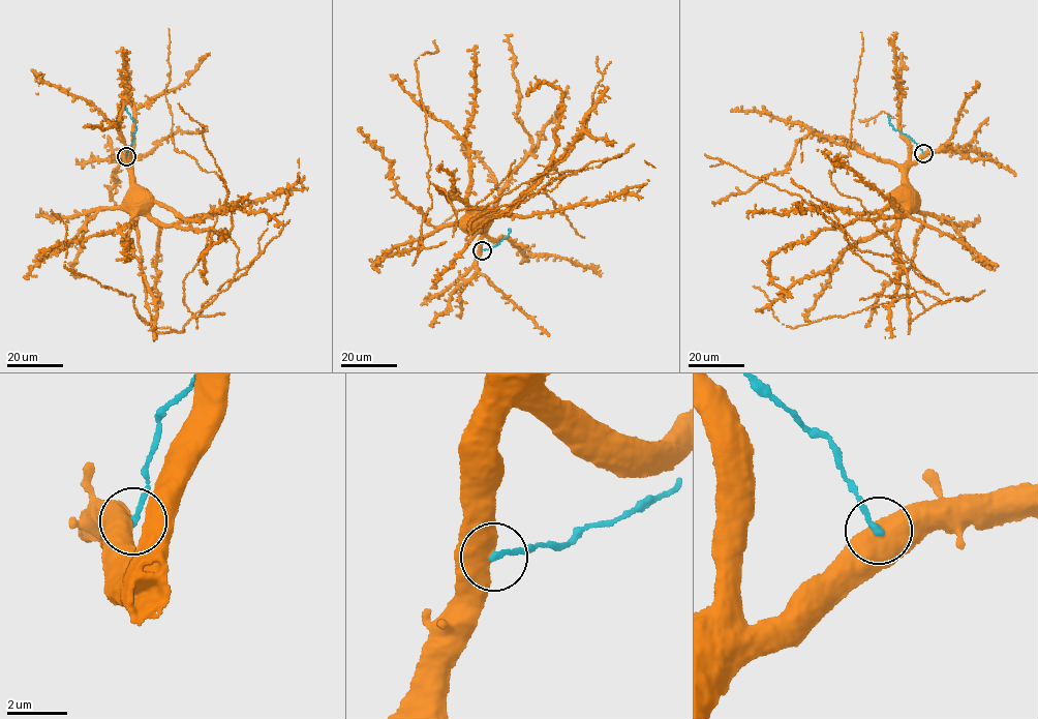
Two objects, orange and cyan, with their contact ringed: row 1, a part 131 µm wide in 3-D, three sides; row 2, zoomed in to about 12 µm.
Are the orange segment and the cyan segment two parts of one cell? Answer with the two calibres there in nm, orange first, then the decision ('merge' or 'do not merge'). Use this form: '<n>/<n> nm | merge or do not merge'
800/200 nm | do not merge

